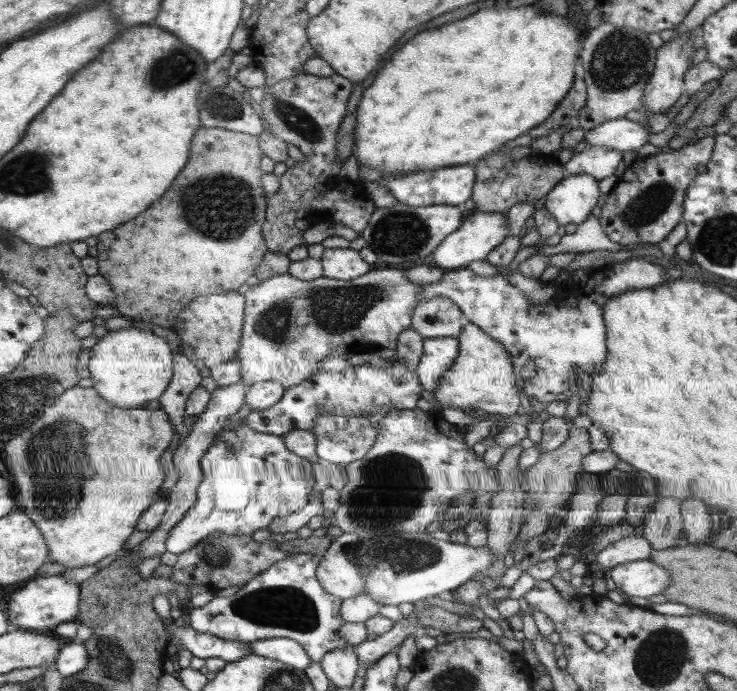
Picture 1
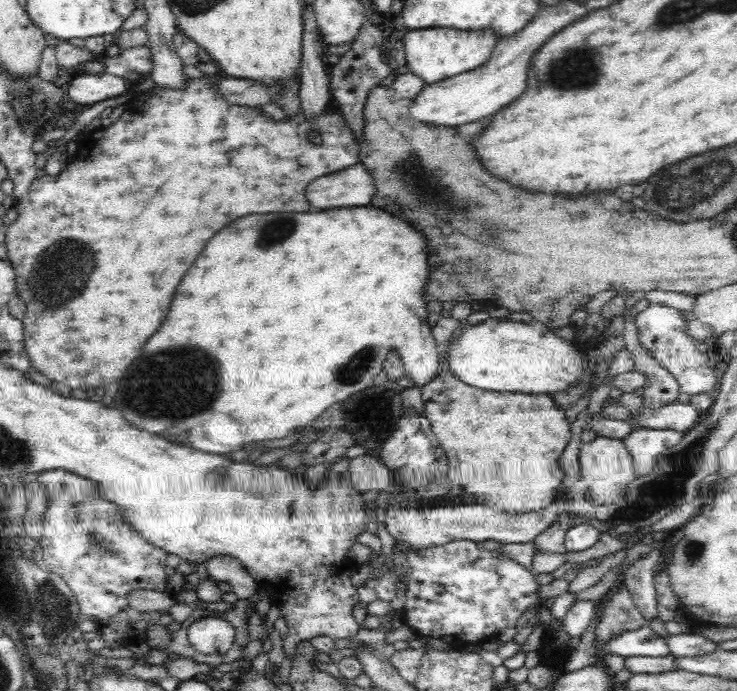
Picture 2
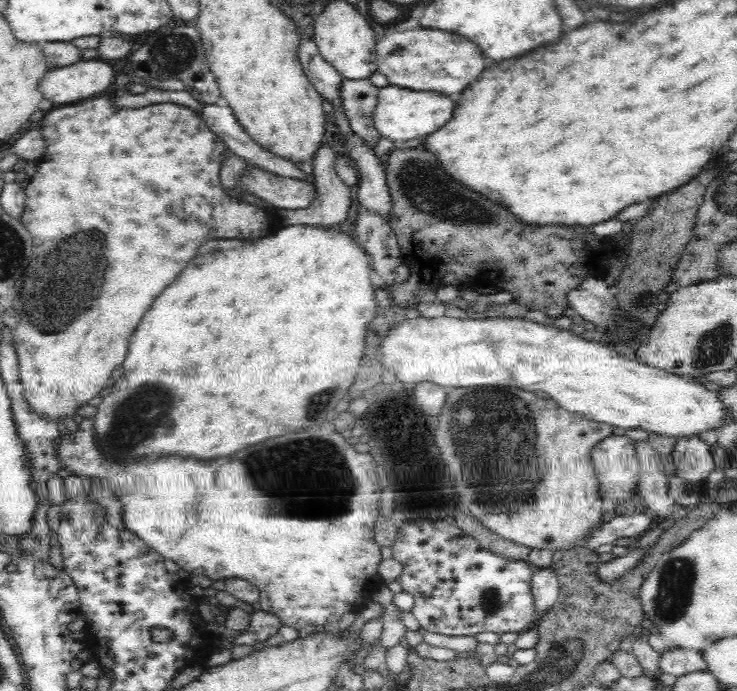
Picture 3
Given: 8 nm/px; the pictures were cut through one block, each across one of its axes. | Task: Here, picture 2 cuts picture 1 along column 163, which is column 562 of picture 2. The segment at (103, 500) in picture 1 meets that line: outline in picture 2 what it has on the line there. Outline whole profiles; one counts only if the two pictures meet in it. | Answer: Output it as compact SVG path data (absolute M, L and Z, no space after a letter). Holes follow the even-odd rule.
M448 368L438 370L434 377L432 377L424 386L419 387L420 398L424 402L424 415L430 421L431 430L434 433L436 439L443 448L445 455L448 457L448 494L446 498L442 498L442 506L450 506L450 504L472 504L474 498L480 502L484 498L488 498L486 504L494 504L496 510L506 510L508 502L514 502L516 506L516 512L530 512L530 510L540 510L547 507L552 502L552 490L558 486L558 482L562 480L562 472L558 470L556 466L556 458L560 456L568 438L570 438L570 432L568 432L568 424L564 420L564 413L556 409L554 402L548 395L536 395L526 394L522 392L496 392L485 391L481 388L470 387L460 379L456 378L456 375L452 374L452 371Z

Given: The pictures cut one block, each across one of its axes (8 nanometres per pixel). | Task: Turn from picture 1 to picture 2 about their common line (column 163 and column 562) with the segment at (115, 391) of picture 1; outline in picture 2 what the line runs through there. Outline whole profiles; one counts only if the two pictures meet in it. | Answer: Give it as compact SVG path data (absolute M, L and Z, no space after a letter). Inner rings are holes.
M526 313L489 317L463 330L449 350L447 368L470 387L550 396L580 380L580 364L584 356L581 356L581 349L576 355L572 343L554 336L551 329Z

